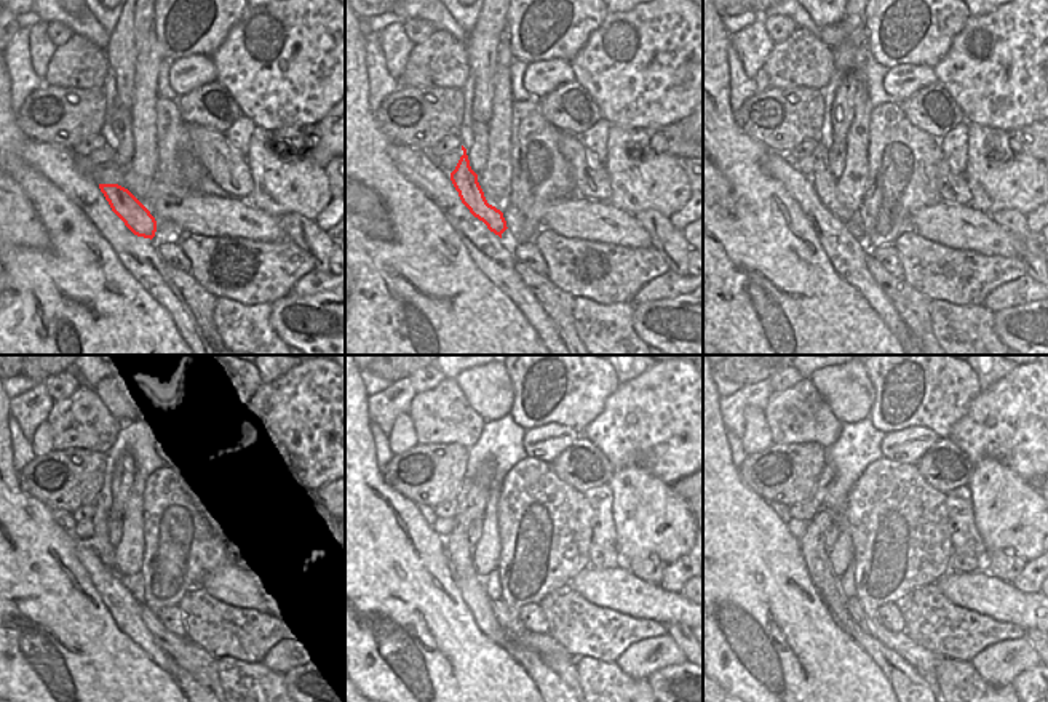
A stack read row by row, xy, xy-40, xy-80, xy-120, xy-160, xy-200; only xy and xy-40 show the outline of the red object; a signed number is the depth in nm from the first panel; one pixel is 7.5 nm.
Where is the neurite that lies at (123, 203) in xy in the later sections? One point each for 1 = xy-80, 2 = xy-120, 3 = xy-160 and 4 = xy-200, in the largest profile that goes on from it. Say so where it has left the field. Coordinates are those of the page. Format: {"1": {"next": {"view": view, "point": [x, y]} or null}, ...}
{"1": {"next": {"view": "xy-80", "point": [821, 179]}}, "2": {"next": {"view": "xy-120", "point": [103, 502]}}, "3": {"next": {"view": "xy-160", "point": [462, 499]}}, "4": {"next": {"view": "xy-200", "point": [828, 477]}}}

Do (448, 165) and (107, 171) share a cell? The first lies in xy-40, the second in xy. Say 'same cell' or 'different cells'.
different cells

